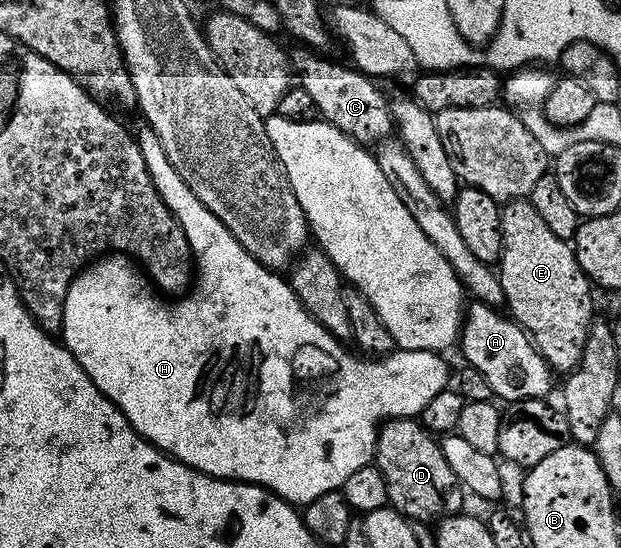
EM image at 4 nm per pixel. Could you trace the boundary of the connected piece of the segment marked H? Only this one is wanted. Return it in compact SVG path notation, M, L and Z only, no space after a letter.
M142 127L141 130L136 130L135 136L137 146L143 151L147 171L155 183L155 191L159 191L163 203L172 211L187 235L189 251L195 262L195 284L188 295L182 296L180 299L173 299L177 301L164 301L159 294L153 293L152 287L148 285L150 282L147 280L146 274L128 256L109 255L104 259L94 260L92 264L82 269L69 284L67 299L63 303L63 323L59 330L60 340L65 348L71 351L71 355L75 355L79 367L83 367L83 371L87 371L91 383L95 383L95 387L99 387L99 391L107 400L119 406L121 414L129 420L133 430L153 444L156 449L177 458L184 465L190 465L191 468L203 471L212 477L221 477L225 481L246 481L252 485L261 485L294 507L304 507L307 503L311 503L311 499L319 499L319 495L327 495L327 491L341 489L347 483L348 477L355 475L355 471L359 471L359 467L370 464L374 460L377 430L382 422L394 417L416 418L427 407L427 403L431 403L431 399L435 399L435 395L439 395L439 391L443 391L450 384L449 369L445 366L444 359L441 358L444 356L440 352L397 349L378 356L376 359L370 359L368 356L358 355L352 348L346 347L308 313L303 307L303 303L299 303L295 291L280 272L260 265L234 239L231 231L227 231L227 227L223 227L223 223L219 219L215 219L215 215L211 215L211 211L207 211L207 207L203 207L203 203L199 203L199 199L195 199L195 195L191 195L187 183L183 183L183 179L179 179L179 171L175 171L175 167L171 167L171 159L167 159L163 147L159 143L159 135L155 135L153 129Z

